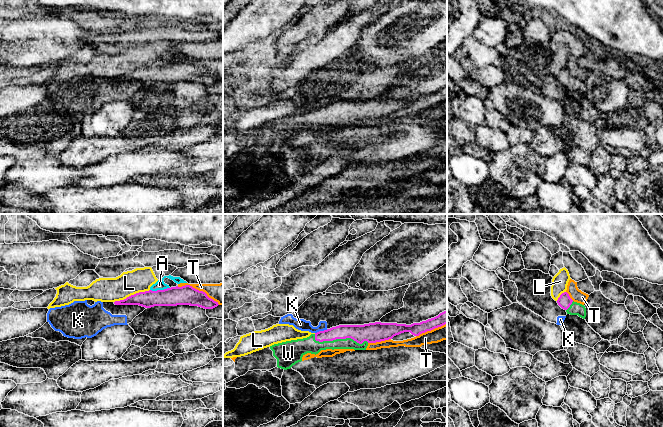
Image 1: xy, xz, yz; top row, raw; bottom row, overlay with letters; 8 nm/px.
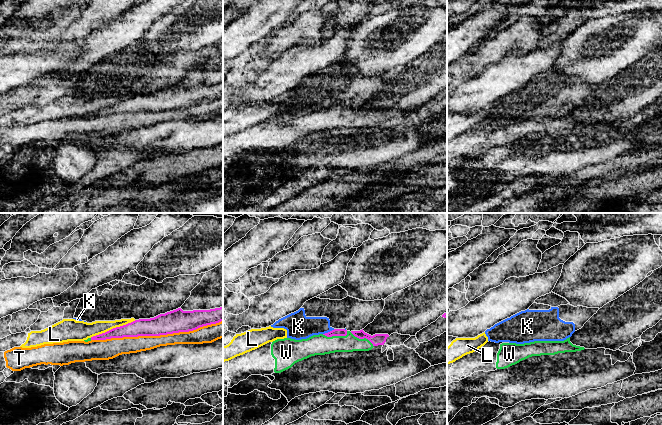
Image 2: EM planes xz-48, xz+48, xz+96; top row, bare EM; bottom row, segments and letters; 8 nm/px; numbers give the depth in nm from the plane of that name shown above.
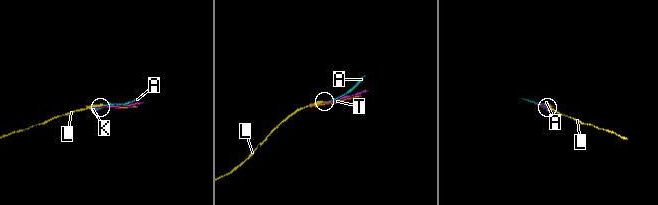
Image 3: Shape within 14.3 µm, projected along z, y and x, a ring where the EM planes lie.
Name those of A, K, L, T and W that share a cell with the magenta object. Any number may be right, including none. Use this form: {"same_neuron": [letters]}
{"same_neuron": ["W"]}

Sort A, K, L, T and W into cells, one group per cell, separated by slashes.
A L / K / T / W

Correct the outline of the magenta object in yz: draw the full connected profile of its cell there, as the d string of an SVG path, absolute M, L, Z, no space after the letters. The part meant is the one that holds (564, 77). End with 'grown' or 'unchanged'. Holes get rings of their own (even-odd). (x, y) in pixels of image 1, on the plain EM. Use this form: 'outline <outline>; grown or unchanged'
outline M564 68L560 71L557 76L558 81L564 85L567 90L578 91L579 93L585 95L586 93L586 84L584 81L574 78L567 68Z; grown

